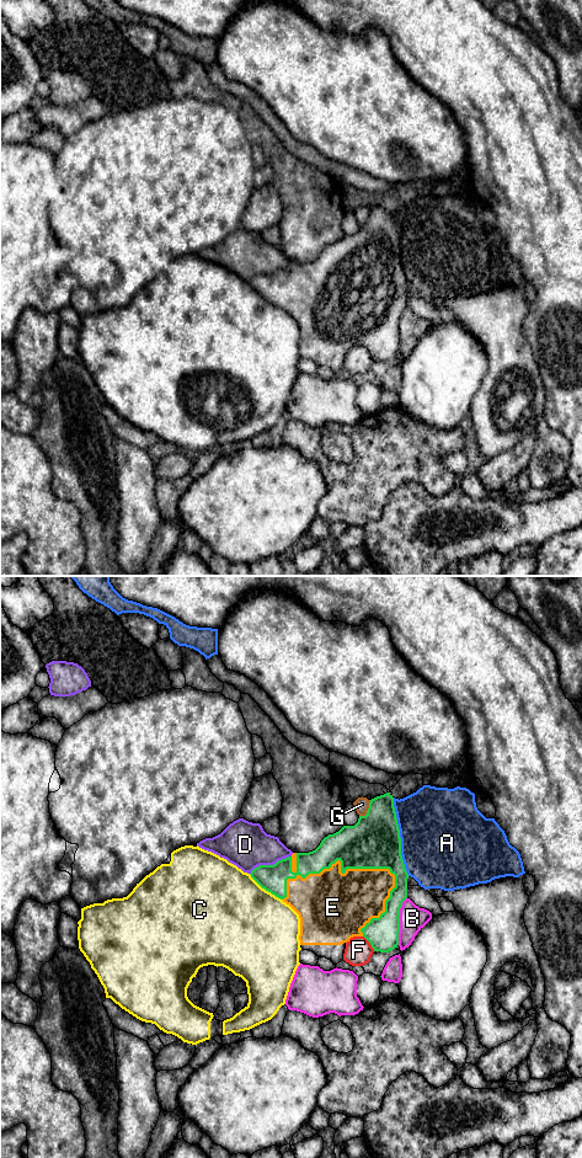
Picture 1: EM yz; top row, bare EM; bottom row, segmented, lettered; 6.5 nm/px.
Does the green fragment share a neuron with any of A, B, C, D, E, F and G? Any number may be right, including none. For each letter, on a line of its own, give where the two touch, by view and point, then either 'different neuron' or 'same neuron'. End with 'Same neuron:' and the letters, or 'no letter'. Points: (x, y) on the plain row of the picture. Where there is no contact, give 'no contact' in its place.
A: contact yz (399, 246); different neuron
B: contact yz (399, 330); different neuron
C: contact yz (266, 299); different neuron
D: contact yz (270, 275); different neuron
E: contact yz (335, 271); same neuron
F: contact yz (369, 351); different neuron
G: contact yz (368, 219); different neuron
Same neuron: E

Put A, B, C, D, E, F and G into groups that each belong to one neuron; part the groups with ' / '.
A / B / C / D / E / F / G

